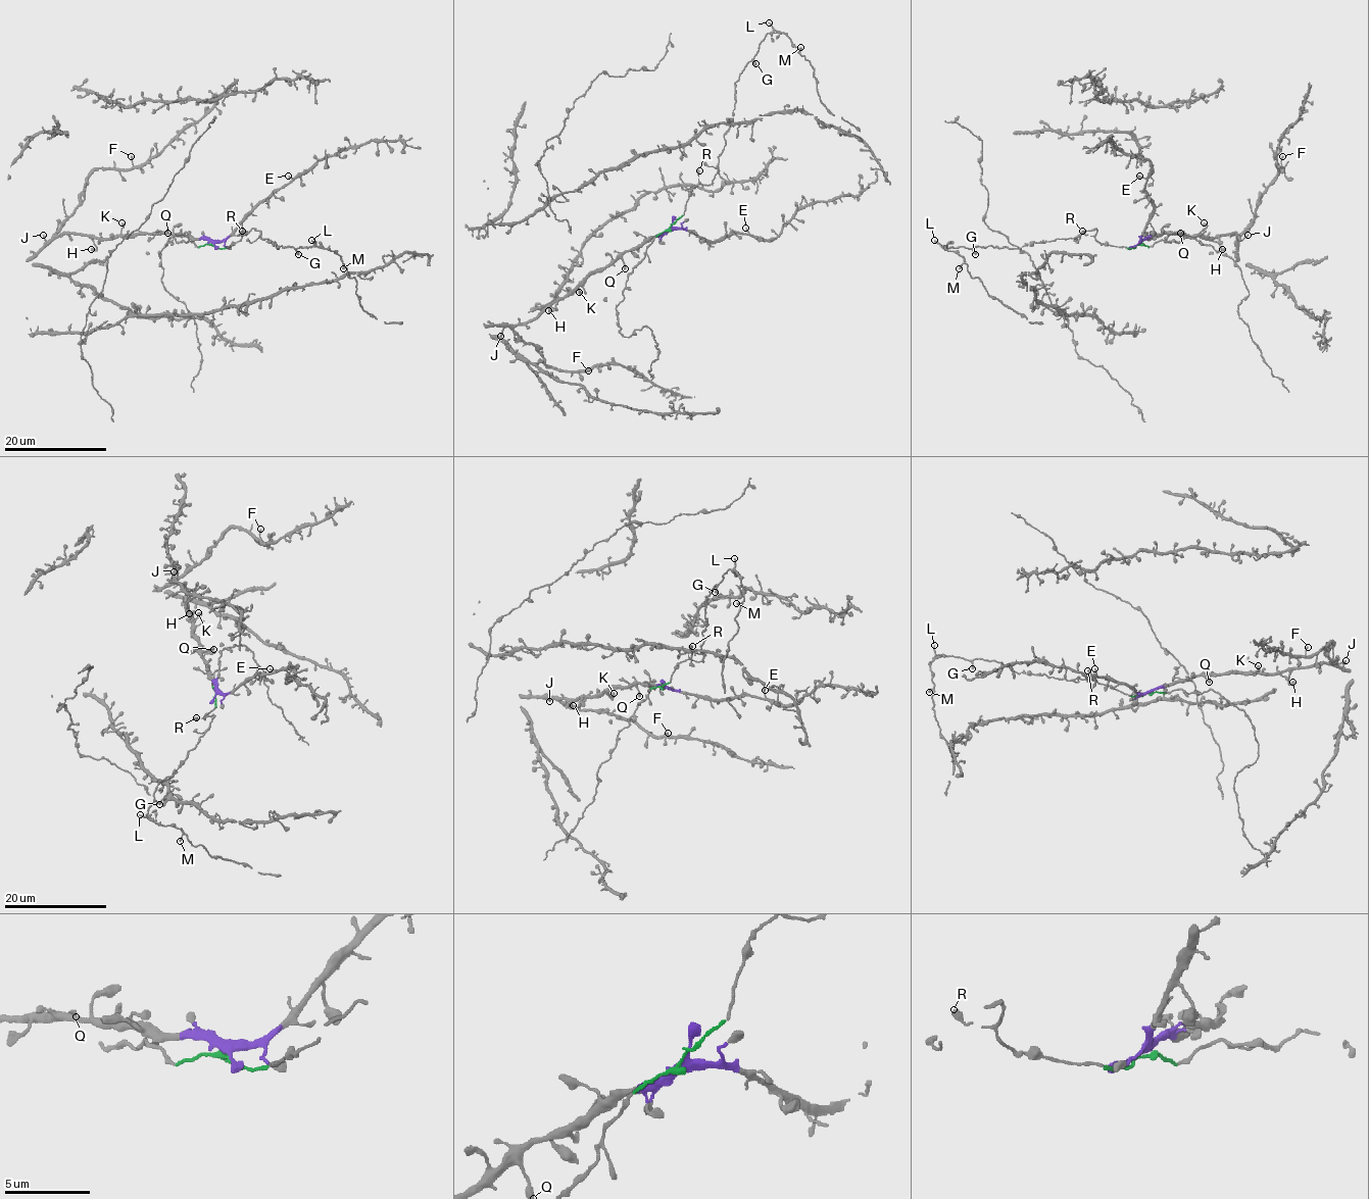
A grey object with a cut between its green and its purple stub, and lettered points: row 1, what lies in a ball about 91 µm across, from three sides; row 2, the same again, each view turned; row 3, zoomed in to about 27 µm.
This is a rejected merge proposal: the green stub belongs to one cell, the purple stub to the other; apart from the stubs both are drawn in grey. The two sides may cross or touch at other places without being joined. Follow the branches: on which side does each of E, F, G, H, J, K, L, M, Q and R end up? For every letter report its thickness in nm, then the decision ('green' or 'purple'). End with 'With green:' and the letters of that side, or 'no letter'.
E: 140 nm thick; purple
F: 180 nm thick; purple
G: 360 nm thick; green
H: 400 nm thick; purple
J: 200 nm thick; purple
K: 320 nm thick; purple
L: 160 nm thick; green
M: 260 nm thick; green
Q: 360 nm thick; purple
R: 300 nm thick; green
With green: G, L, M, R

